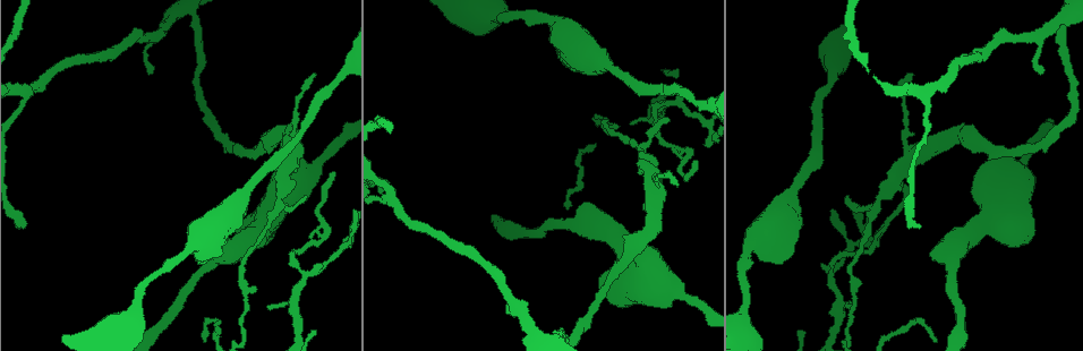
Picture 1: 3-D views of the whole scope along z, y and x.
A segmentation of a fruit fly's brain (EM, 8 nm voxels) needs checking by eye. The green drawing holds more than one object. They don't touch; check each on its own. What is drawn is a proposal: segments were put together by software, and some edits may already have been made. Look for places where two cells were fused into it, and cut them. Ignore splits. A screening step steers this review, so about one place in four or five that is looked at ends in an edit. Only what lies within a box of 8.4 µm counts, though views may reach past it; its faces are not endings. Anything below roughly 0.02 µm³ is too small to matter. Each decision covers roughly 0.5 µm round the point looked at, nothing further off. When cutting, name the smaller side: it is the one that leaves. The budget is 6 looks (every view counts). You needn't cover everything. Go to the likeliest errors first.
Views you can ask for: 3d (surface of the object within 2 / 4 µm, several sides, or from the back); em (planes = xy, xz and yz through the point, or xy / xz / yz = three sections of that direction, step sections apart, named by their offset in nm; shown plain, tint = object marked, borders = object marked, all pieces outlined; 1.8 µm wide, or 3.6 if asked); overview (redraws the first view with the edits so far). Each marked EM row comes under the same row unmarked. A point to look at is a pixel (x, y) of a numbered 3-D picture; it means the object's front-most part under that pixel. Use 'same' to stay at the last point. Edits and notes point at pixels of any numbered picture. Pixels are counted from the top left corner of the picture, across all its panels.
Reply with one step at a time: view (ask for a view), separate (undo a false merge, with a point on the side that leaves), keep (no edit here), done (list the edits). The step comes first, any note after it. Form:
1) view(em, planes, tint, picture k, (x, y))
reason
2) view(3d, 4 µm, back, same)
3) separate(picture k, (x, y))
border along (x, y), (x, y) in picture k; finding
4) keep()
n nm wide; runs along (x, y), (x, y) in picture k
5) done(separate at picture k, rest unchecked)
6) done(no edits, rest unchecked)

view(em, planes, tint, picture 1, (301, 276))
abrupt turn

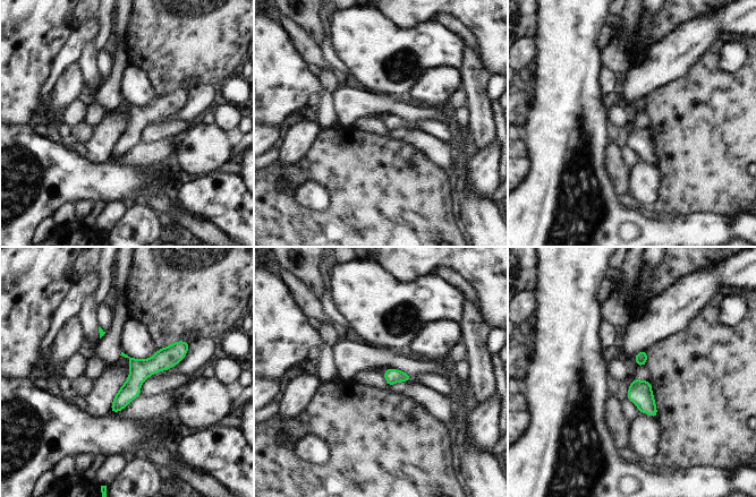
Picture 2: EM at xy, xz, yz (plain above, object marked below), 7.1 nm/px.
keep()
110 nm wide; all the same cell

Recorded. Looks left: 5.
view(3d, 2 µm, picture 1, (28, 90))
branch point

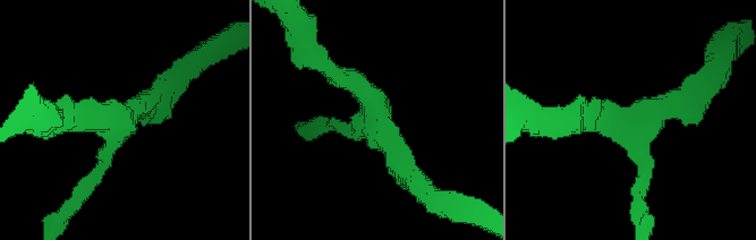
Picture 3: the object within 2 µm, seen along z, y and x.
view(em, 3.6 µm, planes, tint, picture 3, (127, 123))
3 arms

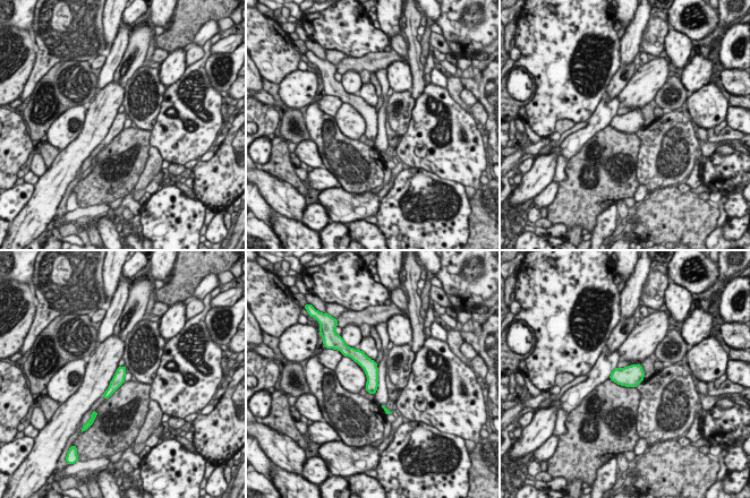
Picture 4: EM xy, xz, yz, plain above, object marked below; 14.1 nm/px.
keep()
one cell here

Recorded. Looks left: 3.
view(3d, 4 µm, picture 1, (876, 207))
sudden change in width

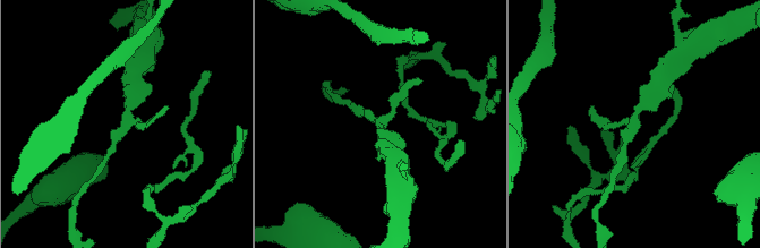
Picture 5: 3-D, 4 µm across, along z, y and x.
view(em, planes, tint, picture 5, (379, 124))

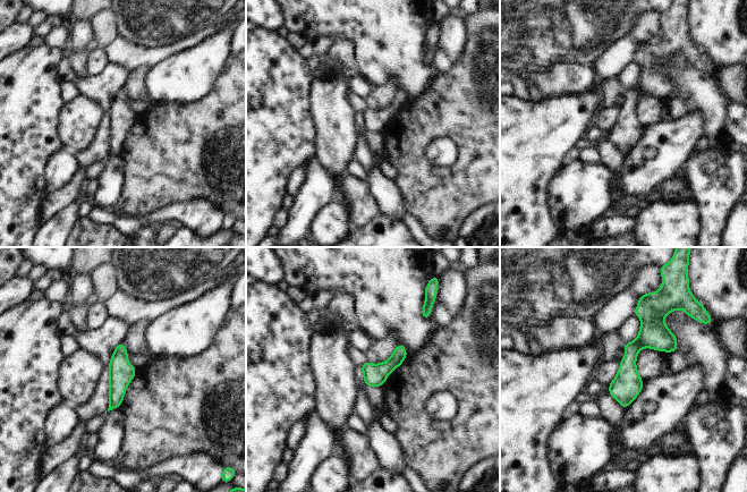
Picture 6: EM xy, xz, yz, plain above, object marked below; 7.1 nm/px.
keep()
160 nm wide; runs along (639, 307), (646, 336), (631, 350), (625, 404) in picture 6; one cell here

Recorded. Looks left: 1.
done(no edits, rest unchecked)

